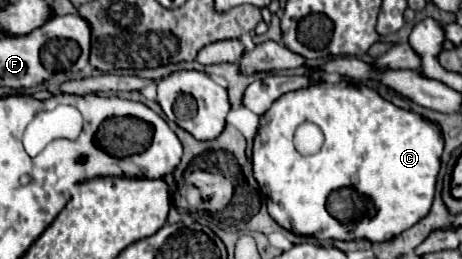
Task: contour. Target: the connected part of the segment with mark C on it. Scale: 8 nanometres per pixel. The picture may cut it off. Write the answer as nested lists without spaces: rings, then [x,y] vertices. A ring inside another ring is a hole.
[[[323,80],[319,84],[309,84],[307,88],[287,92],[271,104],[271,108],[261,116],[261,126],[254,137],[251,161],[253,176],[261,192],[267,196],[269,214],[279,226],[295,234],[313,236],[319,240],[337,238],[341,241],[367,239],[371,242],[385,242],[411,228],[429,212],[435,194],[437,172],[441,166],[441,152],[443,136],[435,122],[429,122],[409,110],[397,108],[365,84],[347,84],[345,80],[327,84]],[[305,120],[317,124],[325,134],[325,144],[315,156],[301,156],[293,146],[293,132]],[[345,186],[355,188],[373,200],[377,206],[373,222],[333,222],[333,216],[329,216],[325,208],[325,196]]]

